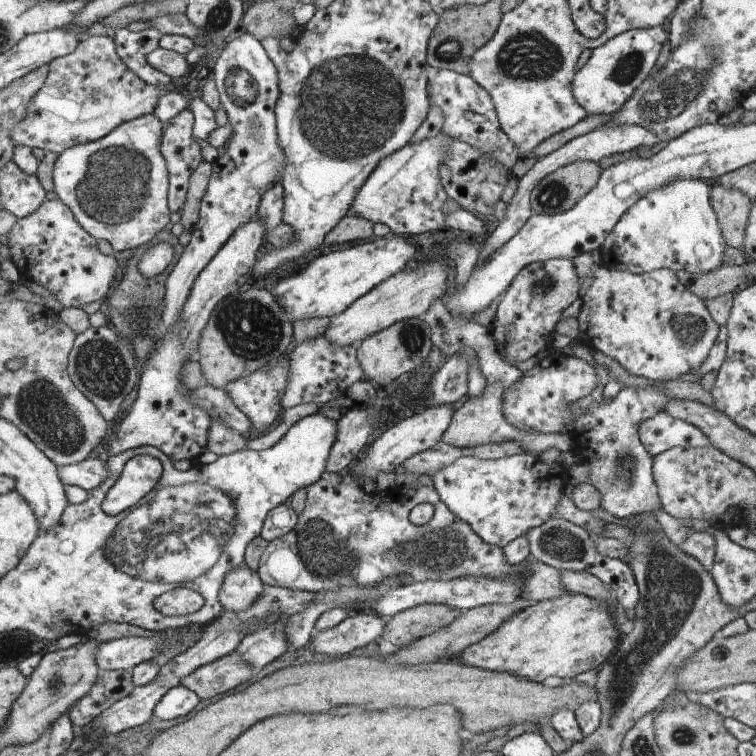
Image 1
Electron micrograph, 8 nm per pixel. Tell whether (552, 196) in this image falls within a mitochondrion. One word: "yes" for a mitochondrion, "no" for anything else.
yes

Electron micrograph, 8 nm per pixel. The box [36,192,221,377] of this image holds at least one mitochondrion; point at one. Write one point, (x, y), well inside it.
(136, 324)

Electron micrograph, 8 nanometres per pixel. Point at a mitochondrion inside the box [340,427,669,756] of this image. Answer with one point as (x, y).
(446, 549)

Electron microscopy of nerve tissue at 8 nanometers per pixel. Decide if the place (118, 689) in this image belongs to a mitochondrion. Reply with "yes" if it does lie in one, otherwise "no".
no

